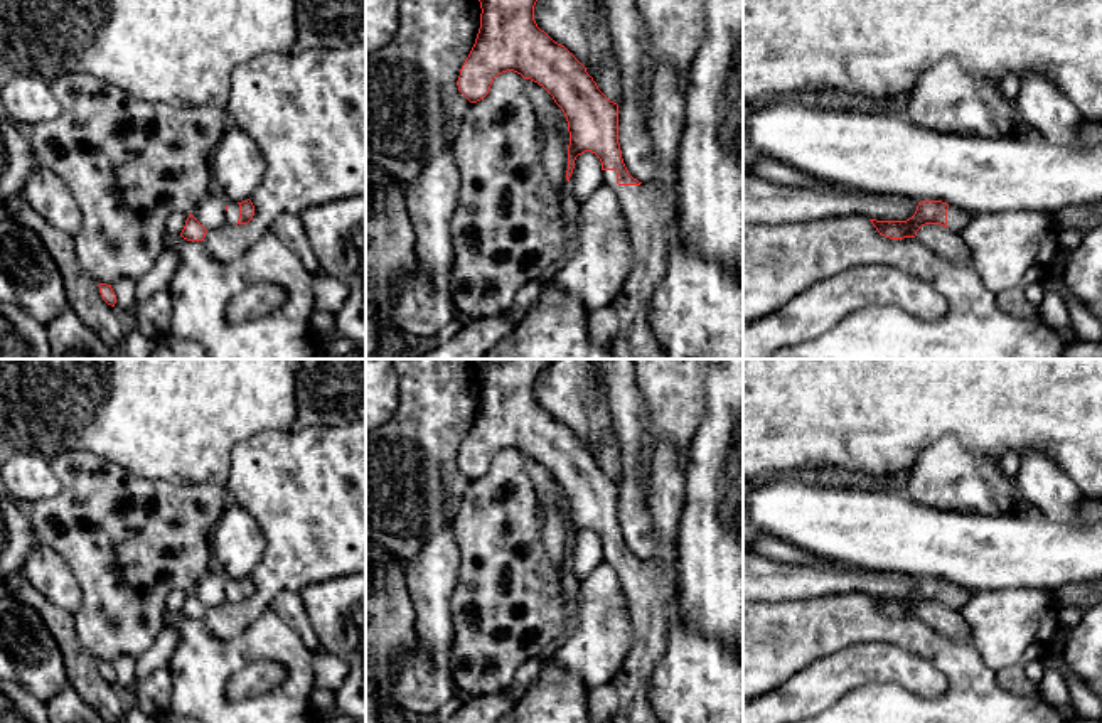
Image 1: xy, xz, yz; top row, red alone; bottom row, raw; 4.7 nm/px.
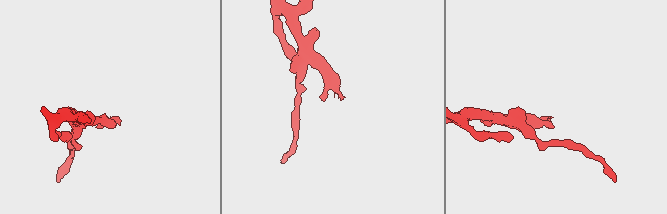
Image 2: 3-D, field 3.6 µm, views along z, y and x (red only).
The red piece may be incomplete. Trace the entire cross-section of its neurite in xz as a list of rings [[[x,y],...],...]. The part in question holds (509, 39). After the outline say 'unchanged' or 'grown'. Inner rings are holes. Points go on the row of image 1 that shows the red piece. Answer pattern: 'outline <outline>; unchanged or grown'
outline [[[479,0],[480,29],[475,44],[465,59],[457,81],[458,91],[470,101],[484,99],[494,79],[507,71],[521,74],[543,86],[563,110],[568,131],[566,180],[575,169],[575,160],[585,152],[595,153],[602,162],[603,182],[622,207],[634,248],[634,268],[622,285],[622,292],[612,302],[618,324],[612,340],[617,359],[664,359],[654,329],[650,325],[650,303],[655,285],[666,276],[669,265],[671,222],[677,216],[676,185],[679,143],[686,123],[684,93],[669,64],[657,67],[649,101],[649,131],[655,150],[655,177],[649,184],[634,179],[622,158],[618,143],[618,104],[610,101],[596,86],[586,67],[561,44],[554,42],[534,20],[538,0]]]; grown

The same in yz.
outline [[[922,201],[915,214],[907,221],[876,221],[869,219],[876,231],[890,239],[915,238],[925,224],[940,224],[959,233],[972,212],[957,209],[942,201]]]; grown

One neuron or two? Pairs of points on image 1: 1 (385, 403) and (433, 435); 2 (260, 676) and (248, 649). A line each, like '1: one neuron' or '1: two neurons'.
1: two neurons
2: two neurons

